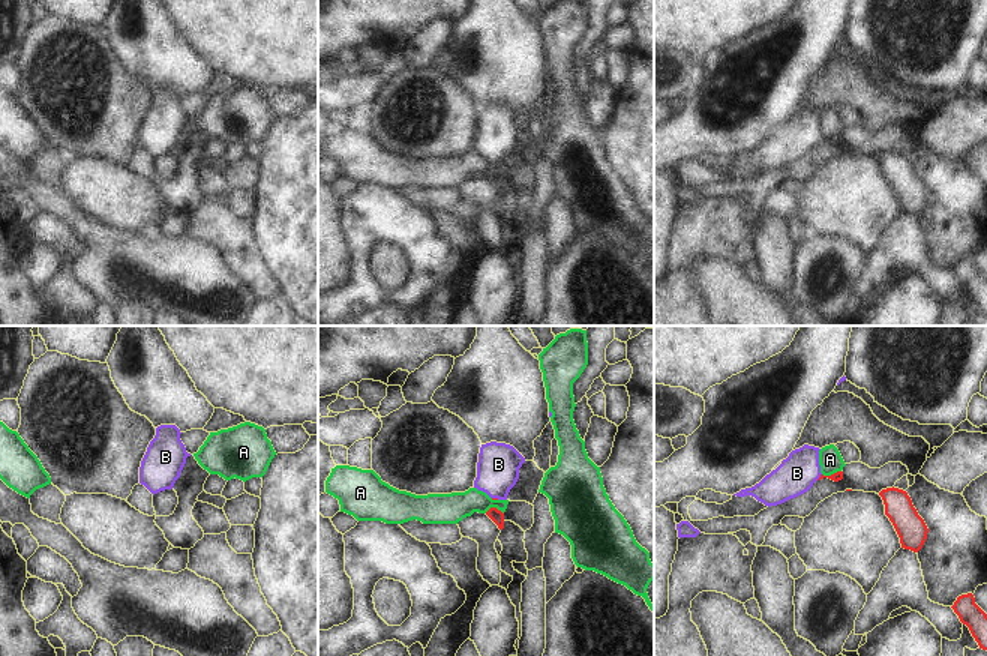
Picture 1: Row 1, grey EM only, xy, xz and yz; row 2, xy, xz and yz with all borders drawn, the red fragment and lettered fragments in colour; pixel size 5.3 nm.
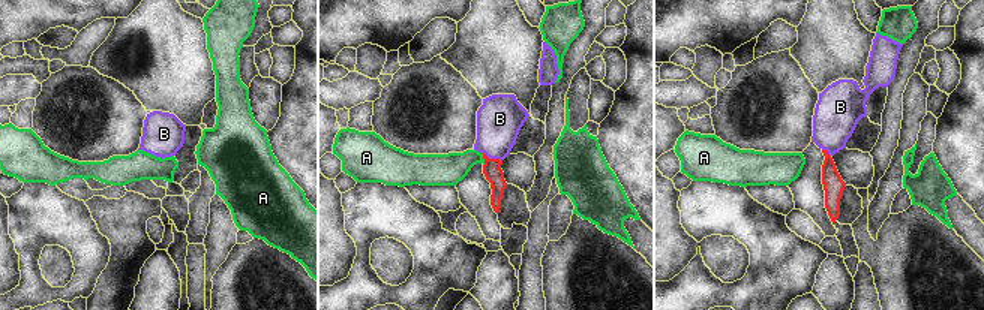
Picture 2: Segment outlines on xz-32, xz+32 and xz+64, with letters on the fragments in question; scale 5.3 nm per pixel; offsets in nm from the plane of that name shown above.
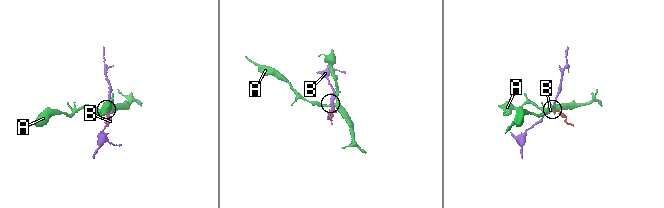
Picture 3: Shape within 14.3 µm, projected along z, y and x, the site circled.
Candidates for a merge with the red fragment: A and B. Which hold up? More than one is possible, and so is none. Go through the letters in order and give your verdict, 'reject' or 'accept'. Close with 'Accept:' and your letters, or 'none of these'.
A: reject
B: accept
Accept: B

